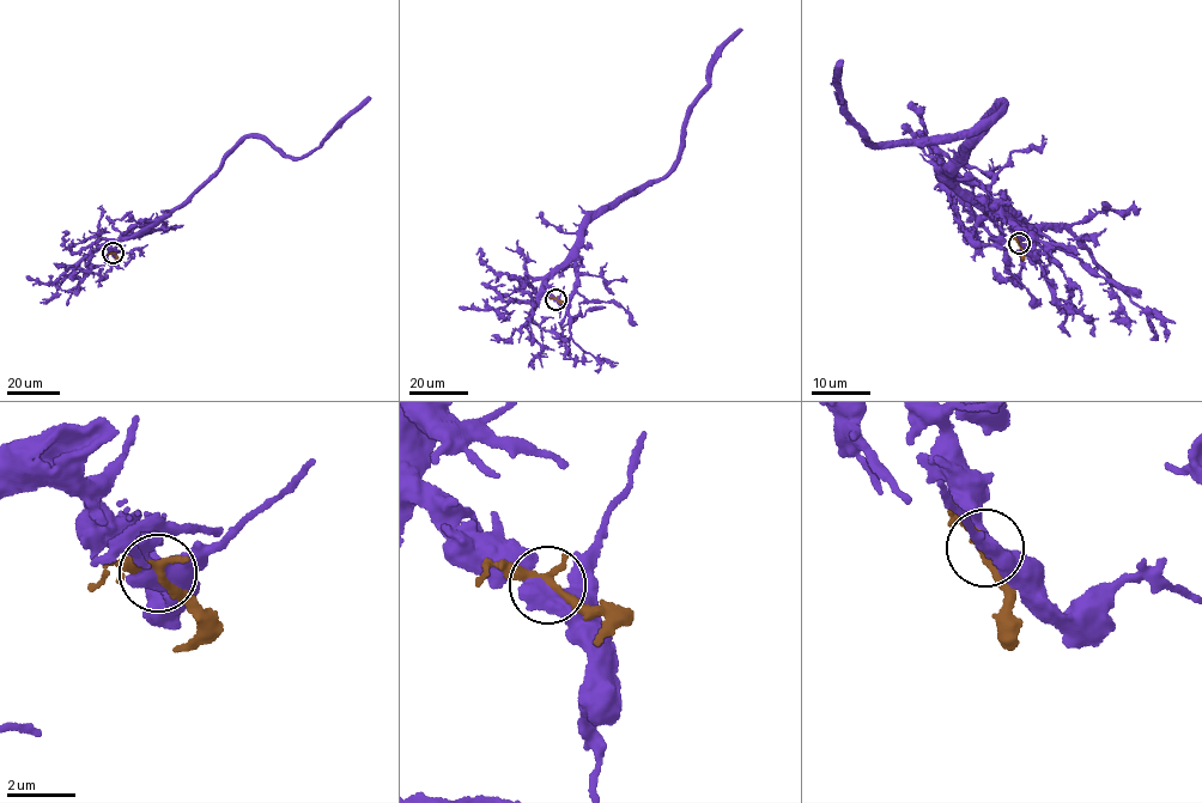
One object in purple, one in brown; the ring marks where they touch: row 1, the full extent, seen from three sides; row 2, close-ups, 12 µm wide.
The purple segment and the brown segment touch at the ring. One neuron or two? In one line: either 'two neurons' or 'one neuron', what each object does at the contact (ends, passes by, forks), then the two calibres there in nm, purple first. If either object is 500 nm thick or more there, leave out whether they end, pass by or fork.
two neurons | 550/220 nm

